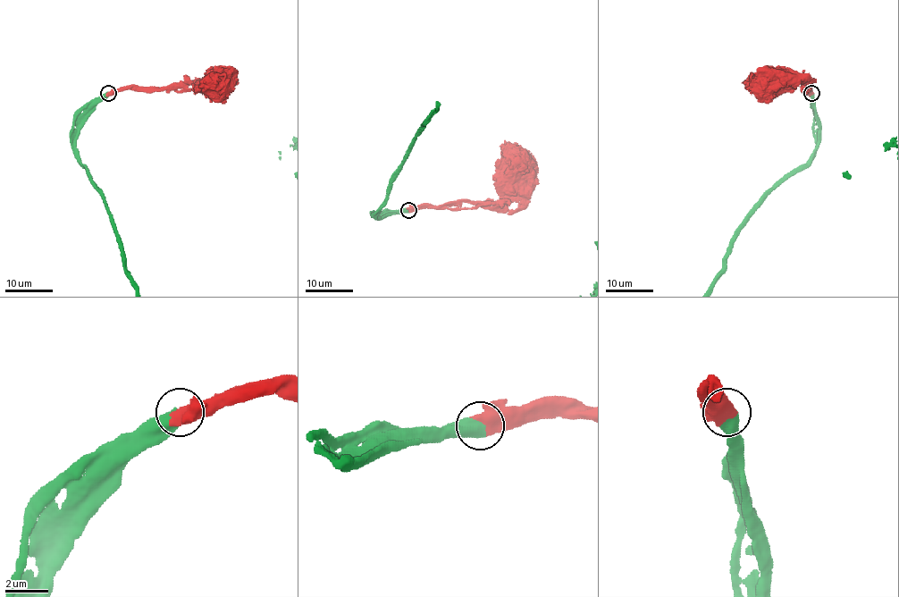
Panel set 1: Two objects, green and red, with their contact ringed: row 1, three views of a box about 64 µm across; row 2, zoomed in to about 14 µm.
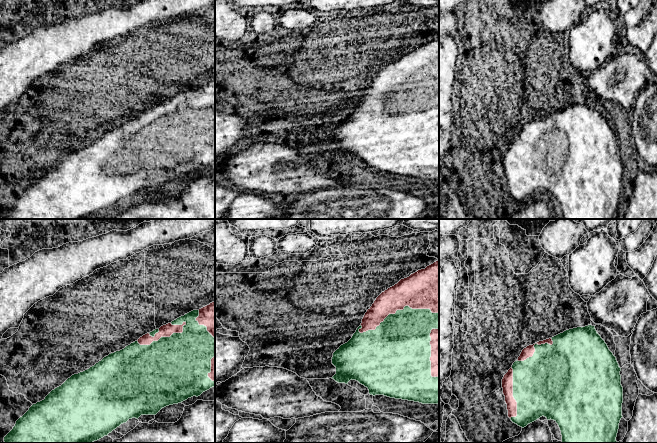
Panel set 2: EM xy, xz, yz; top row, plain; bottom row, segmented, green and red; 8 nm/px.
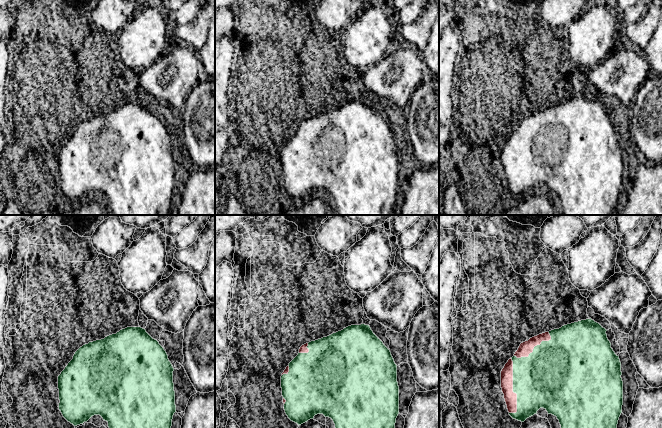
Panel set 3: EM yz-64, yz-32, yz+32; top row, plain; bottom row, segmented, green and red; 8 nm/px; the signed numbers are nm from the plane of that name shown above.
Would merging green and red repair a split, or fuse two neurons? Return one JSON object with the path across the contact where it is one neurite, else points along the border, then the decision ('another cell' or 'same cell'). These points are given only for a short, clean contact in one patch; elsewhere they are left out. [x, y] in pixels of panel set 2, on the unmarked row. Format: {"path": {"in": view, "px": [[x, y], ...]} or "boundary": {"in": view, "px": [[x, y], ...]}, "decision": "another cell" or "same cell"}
{"decision": "same cell"}

